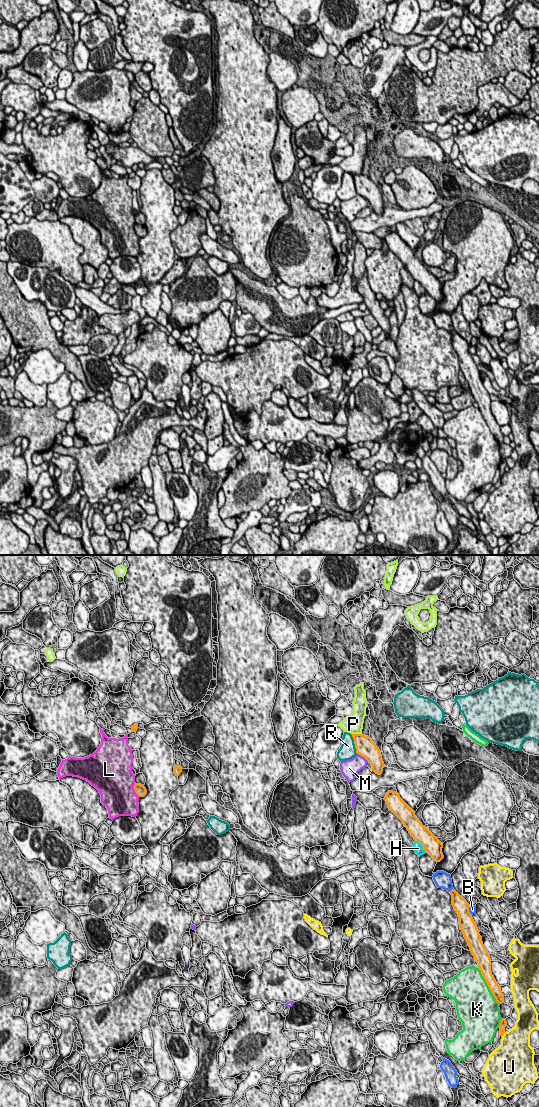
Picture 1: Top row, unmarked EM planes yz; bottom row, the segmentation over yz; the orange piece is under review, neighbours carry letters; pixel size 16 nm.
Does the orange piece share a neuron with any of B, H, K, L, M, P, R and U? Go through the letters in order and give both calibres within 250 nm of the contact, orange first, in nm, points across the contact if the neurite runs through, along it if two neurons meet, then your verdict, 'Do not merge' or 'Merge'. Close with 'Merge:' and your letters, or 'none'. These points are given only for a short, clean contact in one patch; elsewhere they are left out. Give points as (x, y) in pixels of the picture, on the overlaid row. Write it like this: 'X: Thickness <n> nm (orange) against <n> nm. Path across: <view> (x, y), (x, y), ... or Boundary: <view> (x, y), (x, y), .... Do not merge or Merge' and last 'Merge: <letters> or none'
B: Thickness 220 nm (orange) against 260 nm. Do not merge
H: Thickness 280 nm (orange) against 160 nm. Do not merge
K: Thickness 170 nm (orange) against 480 nm. Do not merge
L: Thickness 170 nm (orange) against 500 nm. Do not merge
M: Thickness 300 nm (orange) against 240 nm. Do not merge
P: Thickness 300 nm (orange) against 300 nm. Do not merge
R: Thickness 300 nm (orange) against 280 nm. Do not merge
U: Thickness 120 nm (orange) against 480 nm. Do not merge
Merge: none

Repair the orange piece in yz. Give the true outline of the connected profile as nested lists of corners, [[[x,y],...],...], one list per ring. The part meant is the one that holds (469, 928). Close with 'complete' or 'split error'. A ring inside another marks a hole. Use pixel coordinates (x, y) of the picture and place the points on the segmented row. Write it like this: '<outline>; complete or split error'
[[[454,888],[449,892],[452,895],[452,905],[459,917],[459,925],[470,951],[478,963],[479,970],[484,977],[491,993],[499,1004],[504,1003],[504,995],[501,992],[501,986],[498,985],[491,971],[490,954],[485,949],[476,923],[469,912],[470,905],[460,896]]]; complete

